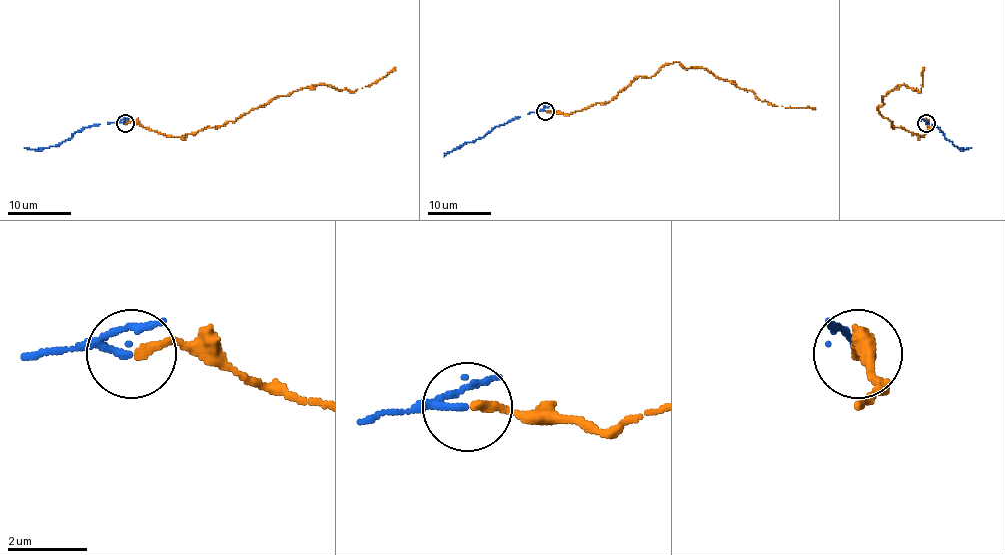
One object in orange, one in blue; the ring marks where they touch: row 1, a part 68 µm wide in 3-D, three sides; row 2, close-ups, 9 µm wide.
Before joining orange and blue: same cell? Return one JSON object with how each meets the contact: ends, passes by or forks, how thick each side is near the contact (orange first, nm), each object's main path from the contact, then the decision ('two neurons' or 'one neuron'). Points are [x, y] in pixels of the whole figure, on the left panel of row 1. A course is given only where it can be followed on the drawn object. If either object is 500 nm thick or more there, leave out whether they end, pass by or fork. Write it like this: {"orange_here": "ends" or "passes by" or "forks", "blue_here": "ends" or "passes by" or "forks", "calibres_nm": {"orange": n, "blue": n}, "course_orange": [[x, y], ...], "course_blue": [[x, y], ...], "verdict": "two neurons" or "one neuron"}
{"orange_here": "ends", "blue_here": "passes by", "calibres_nm": {"orange": 220, "blue": 130}, "course_orange": [[125, 122], [138, 121], [171, 137], [185, 137], [302, 88], [330, 84], [352, 91], [376, 83], [395, 67]], "course_blue": [[125, 122], [95, 124], [78, 130], [54, 146], [24, 148]], "verdict": "one neuron"}

